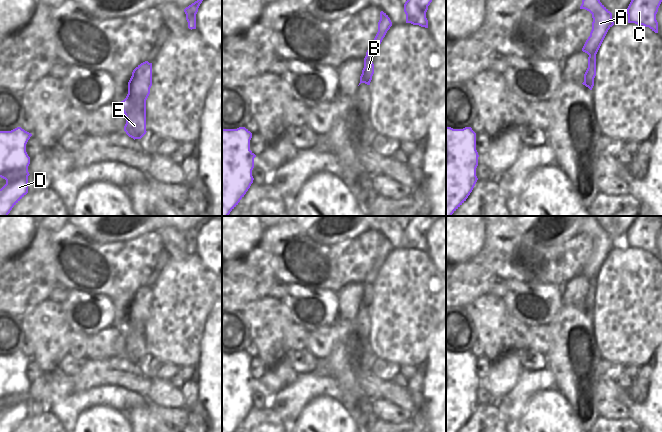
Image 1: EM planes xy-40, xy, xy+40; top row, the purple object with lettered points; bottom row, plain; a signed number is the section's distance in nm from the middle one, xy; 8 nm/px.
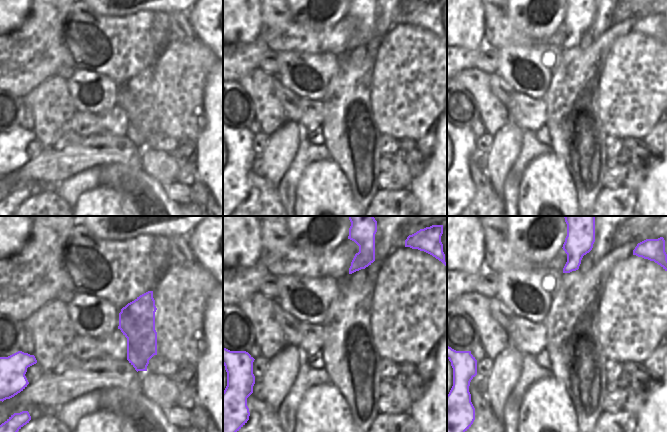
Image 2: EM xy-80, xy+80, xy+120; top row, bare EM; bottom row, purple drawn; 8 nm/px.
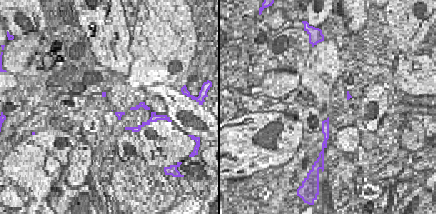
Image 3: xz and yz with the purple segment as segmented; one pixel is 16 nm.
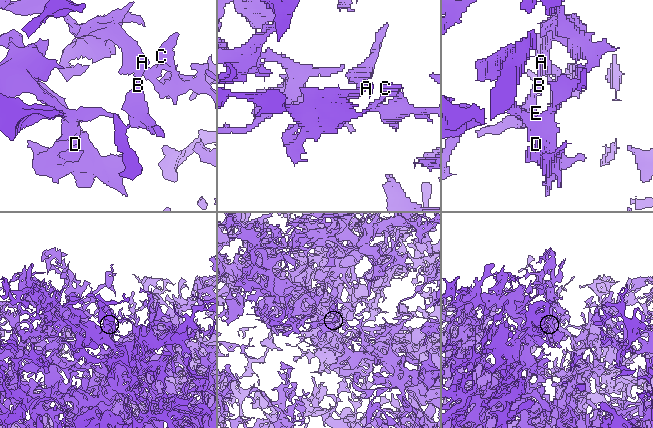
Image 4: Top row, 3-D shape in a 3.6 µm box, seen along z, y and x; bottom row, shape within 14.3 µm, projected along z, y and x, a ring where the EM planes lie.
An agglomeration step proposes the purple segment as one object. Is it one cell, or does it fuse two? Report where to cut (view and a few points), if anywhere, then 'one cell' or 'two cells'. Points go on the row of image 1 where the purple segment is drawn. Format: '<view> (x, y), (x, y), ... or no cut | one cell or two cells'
xy (364, 58), (371, 59) | two cells

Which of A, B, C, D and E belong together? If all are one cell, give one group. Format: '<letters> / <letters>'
A C D / B E

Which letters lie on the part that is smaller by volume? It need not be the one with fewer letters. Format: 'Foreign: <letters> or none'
Foreign: B, E

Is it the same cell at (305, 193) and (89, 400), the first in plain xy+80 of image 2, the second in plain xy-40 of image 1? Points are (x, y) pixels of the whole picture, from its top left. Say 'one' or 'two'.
two

